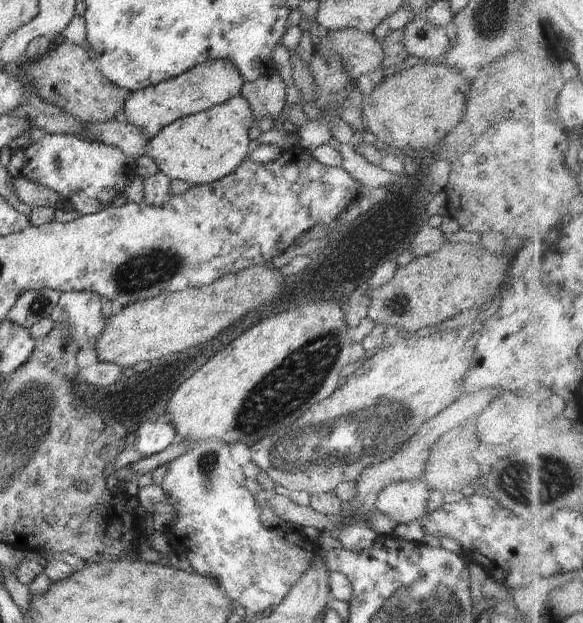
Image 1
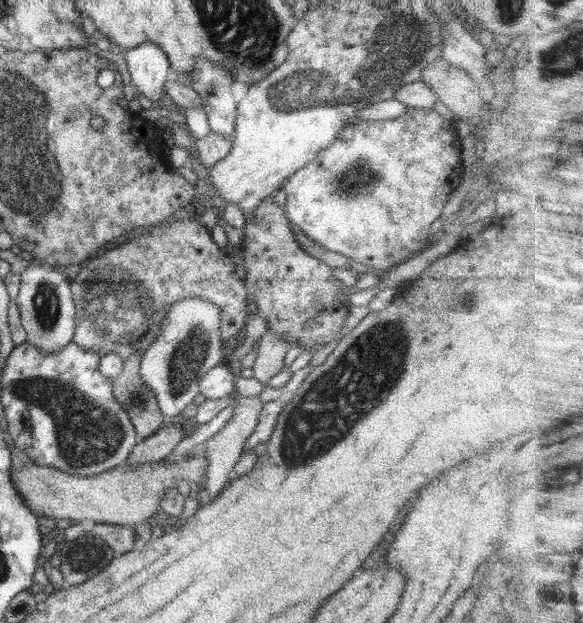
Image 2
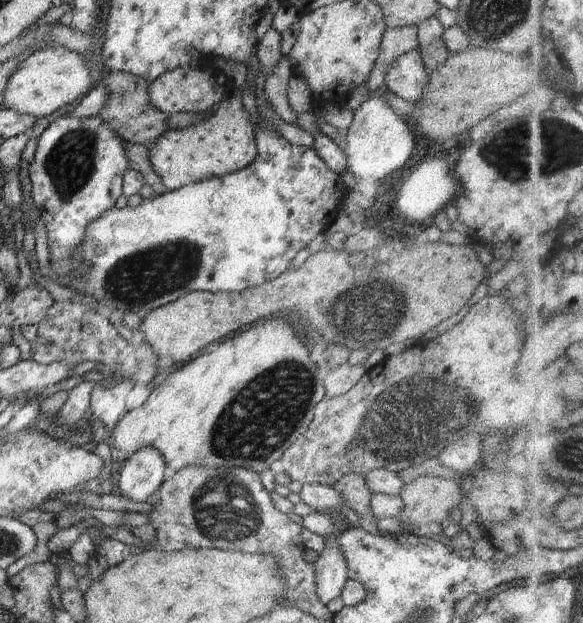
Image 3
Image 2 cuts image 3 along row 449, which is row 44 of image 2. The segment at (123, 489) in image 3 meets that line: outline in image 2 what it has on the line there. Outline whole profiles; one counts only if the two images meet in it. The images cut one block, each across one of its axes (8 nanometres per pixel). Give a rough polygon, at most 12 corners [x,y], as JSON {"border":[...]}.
{"border":[[153,42],[118,53],[128,81],[150,101],[168,98],[170,61]]}

